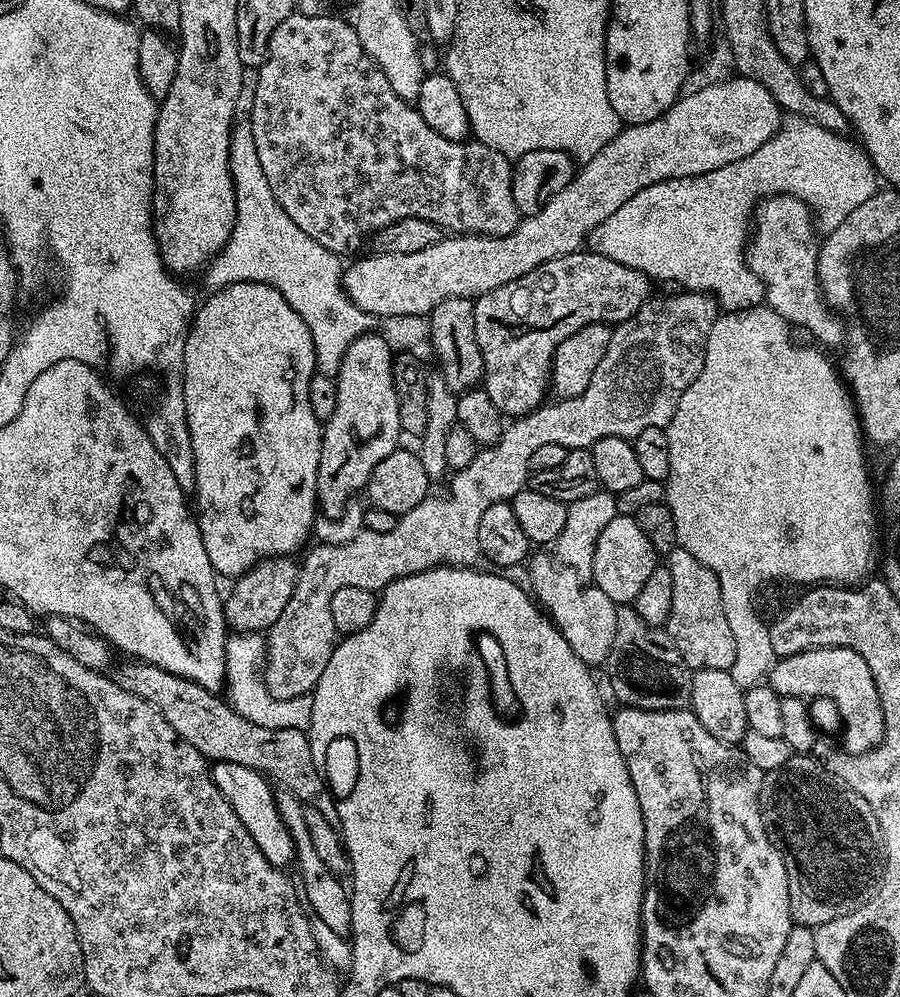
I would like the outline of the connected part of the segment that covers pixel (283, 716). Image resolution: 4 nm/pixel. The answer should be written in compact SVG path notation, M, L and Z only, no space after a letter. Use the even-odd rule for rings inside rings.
M238 632L229 635L226 642L226 699L232 709L242 718L254 722L258 726L266 726L270 730L308 729L312 724L311 695L279 700L271 696L262 675L266 640L258 632ZM228 692L228 693L227 693Z

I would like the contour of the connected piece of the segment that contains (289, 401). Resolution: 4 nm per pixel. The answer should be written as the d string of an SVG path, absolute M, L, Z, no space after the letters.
M242 282L221 292L211 293L205 304L197 307L192 323L188 329L186 346L184 347L184 363L182 365L182 383L184 385L184 401L188 415L190 442L194 446L194 470L196 471L196 491L194 493L194 515L200 521L202 546L206 546L206 554L210 558L212 568L221 577L235 578L251 568L260 560L270 556L291 557L300 547L309 543L318 519L318 501L316 499L316 475L318 474L318 458L320 457L321 421L314 418L314 410L310 410L310 382L317 375L314 358L314 338L310 338L310 330L306 330L306 322L294 314L290 302L265 284Z

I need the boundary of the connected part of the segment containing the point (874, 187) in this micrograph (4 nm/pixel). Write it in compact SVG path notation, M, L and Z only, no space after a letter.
M785 119L770 142L730 166L722 166L701 176L663 180L646 190L638 190L628 205L618 206L606 222L593 230L591 251L601 252L606 258L614 258L614 262L622 262L622 266L630 266L646 274L649 281L669 280L689 292L707 292L724 312L761 307L765 303L764 284L748 271L746 259L750 221L756 205L770 196L793 196L811 208L815 223L821 229L837 228L846 214L858 210L866 198L878 191L878 173L872 159L855 139L848 138L809 120Z

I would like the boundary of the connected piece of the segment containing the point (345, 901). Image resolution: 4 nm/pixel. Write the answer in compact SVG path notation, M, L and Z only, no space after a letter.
M283 790L276 792L276 805L282 814L282 822L286 826L286 830L290 830L290 838L296 847L294 868L300 871L298 884L311 915L326 926L330 926L330 930L334 930L334 934L347 937L352 930L352 898L345 881L343 884L340 881L343 879L337 873L332 872L330 866L326 866L326 862L322 862L322 858L318 858L318 850L314 850L310 838L305 805L301 804L298 798L294 798L294 794Z

